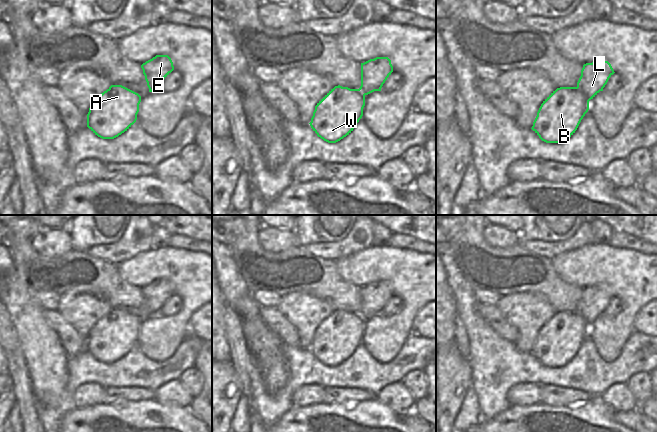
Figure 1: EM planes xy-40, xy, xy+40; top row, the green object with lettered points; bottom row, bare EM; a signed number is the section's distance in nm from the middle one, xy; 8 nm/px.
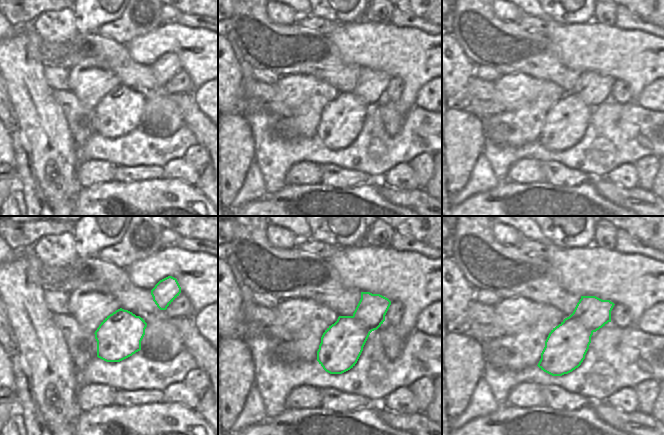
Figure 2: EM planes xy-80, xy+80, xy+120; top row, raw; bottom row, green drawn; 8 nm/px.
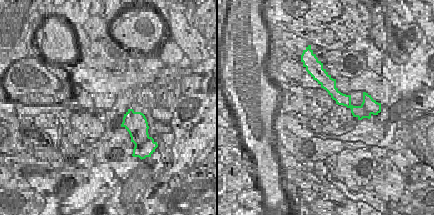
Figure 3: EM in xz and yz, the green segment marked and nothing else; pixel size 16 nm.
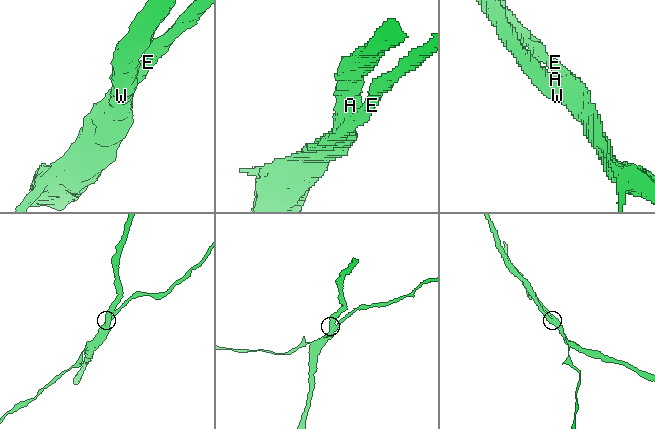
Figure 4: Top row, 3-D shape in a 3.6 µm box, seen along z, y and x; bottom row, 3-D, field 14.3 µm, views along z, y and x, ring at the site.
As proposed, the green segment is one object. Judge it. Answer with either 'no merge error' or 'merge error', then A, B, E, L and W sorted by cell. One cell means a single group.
merge error; groups A B W / E L

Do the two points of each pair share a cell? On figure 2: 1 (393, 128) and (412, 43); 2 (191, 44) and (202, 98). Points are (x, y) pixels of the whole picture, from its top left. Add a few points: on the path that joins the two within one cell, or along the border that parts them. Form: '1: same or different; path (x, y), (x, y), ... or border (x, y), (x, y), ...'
1: same; path (401, 107), (407, 101), (412, 84), (412, 64)
2: different; border (207, 81), (194, 90)

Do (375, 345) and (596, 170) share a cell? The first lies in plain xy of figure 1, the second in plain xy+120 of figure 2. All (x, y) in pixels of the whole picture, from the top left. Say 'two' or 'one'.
two

